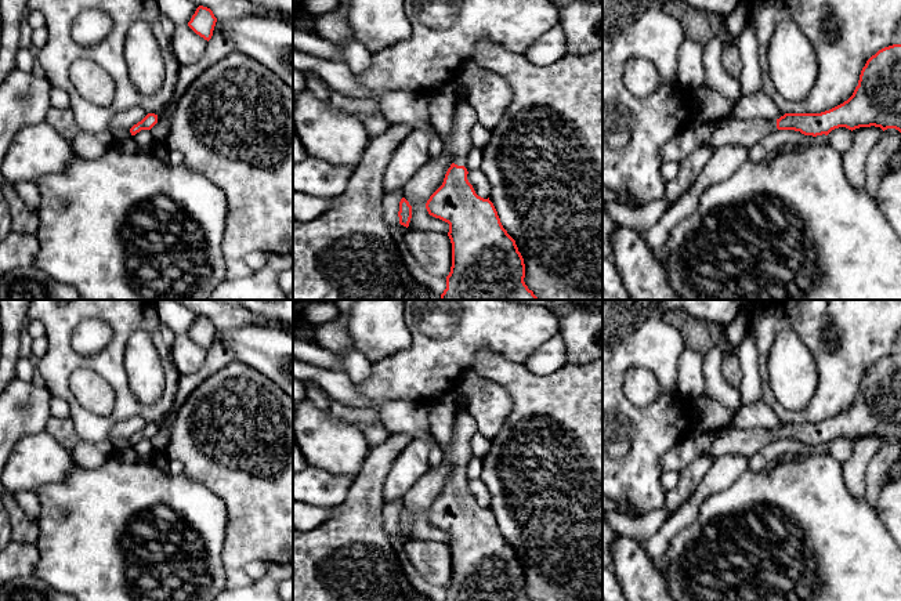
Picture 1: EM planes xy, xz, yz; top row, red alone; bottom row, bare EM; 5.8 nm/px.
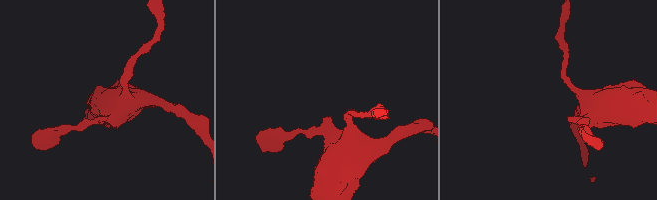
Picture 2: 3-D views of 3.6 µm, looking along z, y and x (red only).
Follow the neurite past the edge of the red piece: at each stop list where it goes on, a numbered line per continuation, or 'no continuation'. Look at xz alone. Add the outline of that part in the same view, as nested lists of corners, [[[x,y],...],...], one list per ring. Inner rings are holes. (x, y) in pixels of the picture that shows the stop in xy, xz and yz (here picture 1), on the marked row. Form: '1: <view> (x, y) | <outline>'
1: xz (458, 145) | [[[467,99],[455,105],[453,124],[450,137],[444,141],[444,149],[452,156],[452,163],[464,166],[471,149],[470,131],[478,123],[477,113]]]

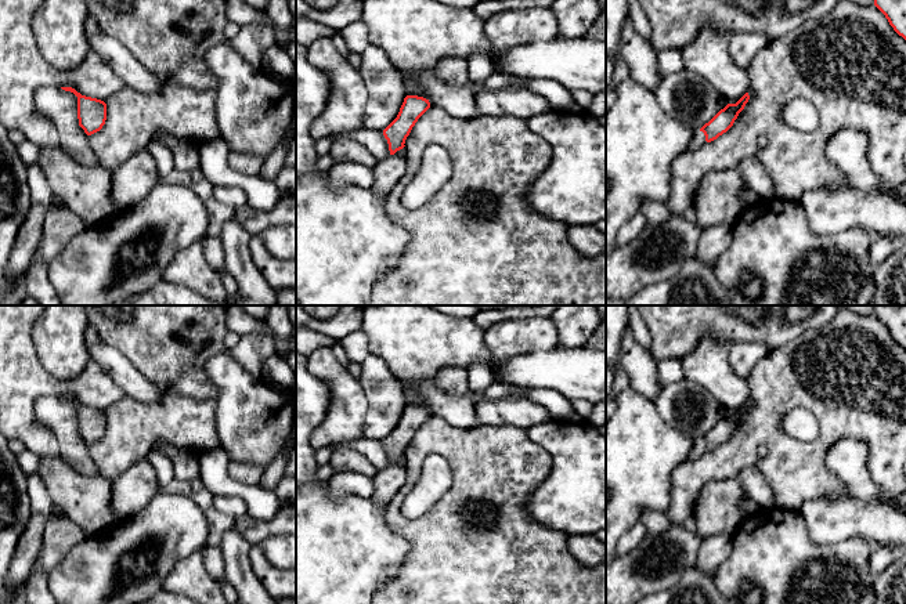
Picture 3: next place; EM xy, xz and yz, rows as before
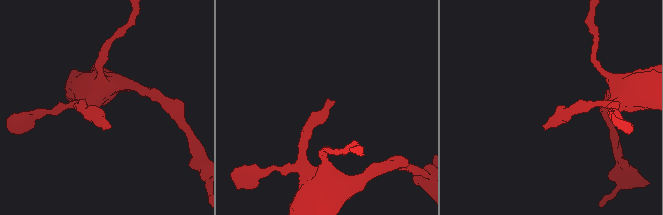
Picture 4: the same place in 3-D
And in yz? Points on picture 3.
1: yz (699, 138) | [[[694,131],[689,145],[687,145],[687,151],[699,151],[704,144],[705,144],[705,135],[703,131]]]

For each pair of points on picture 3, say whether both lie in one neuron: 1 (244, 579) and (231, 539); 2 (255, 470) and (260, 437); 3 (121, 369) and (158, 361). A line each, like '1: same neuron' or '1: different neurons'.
1: same neuron
2: different neurons
3: different neurons

